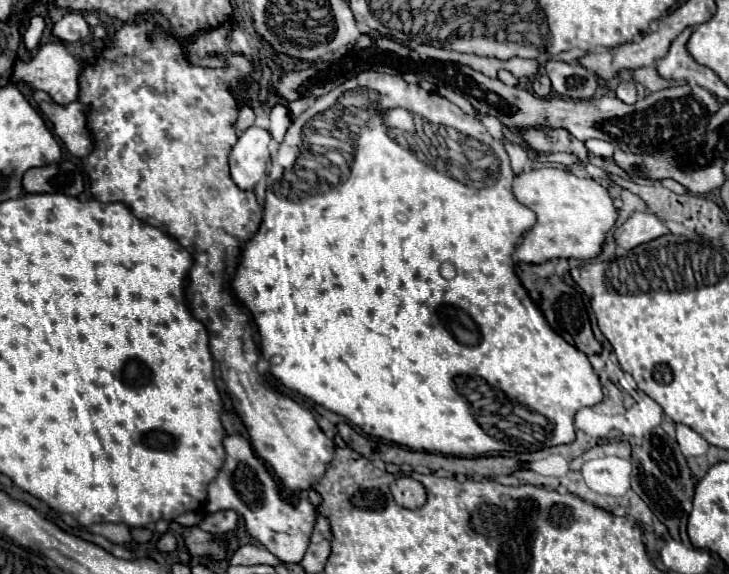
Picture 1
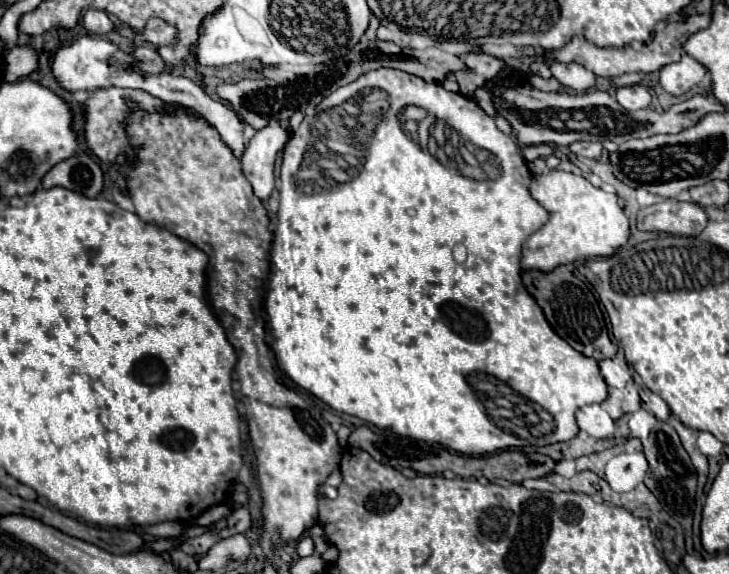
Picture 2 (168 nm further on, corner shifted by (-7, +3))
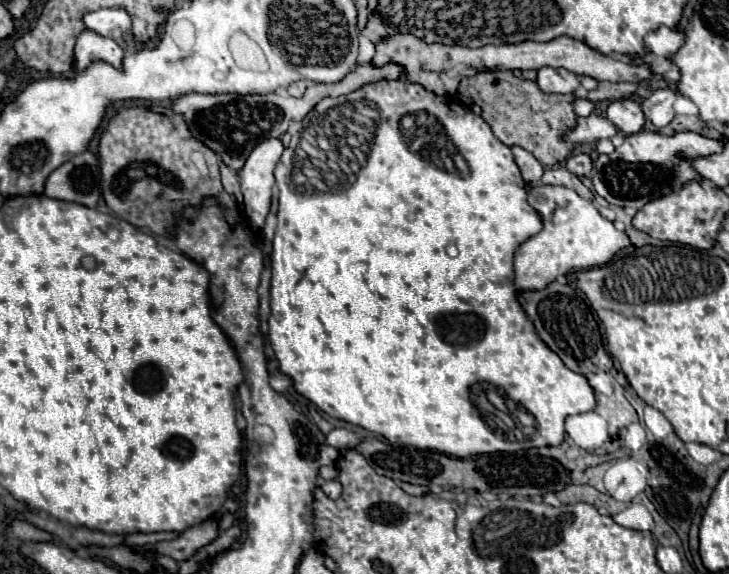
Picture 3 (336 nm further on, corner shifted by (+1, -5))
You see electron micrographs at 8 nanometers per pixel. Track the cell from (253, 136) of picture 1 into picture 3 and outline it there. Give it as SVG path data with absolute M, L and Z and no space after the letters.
M278 138L260 142L240 172L240 186L242 186L244 204L246 204L246 216L250 224L258 230L264 226L264 220L270 212L274 168L282 156L282 150L284 146Z

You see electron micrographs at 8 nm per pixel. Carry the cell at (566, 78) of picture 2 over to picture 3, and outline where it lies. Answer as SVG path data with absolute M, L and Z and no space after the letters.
M552 66L540 68L536 82L544 92L556 92L556 94L572 94L580 86L576 74Z

